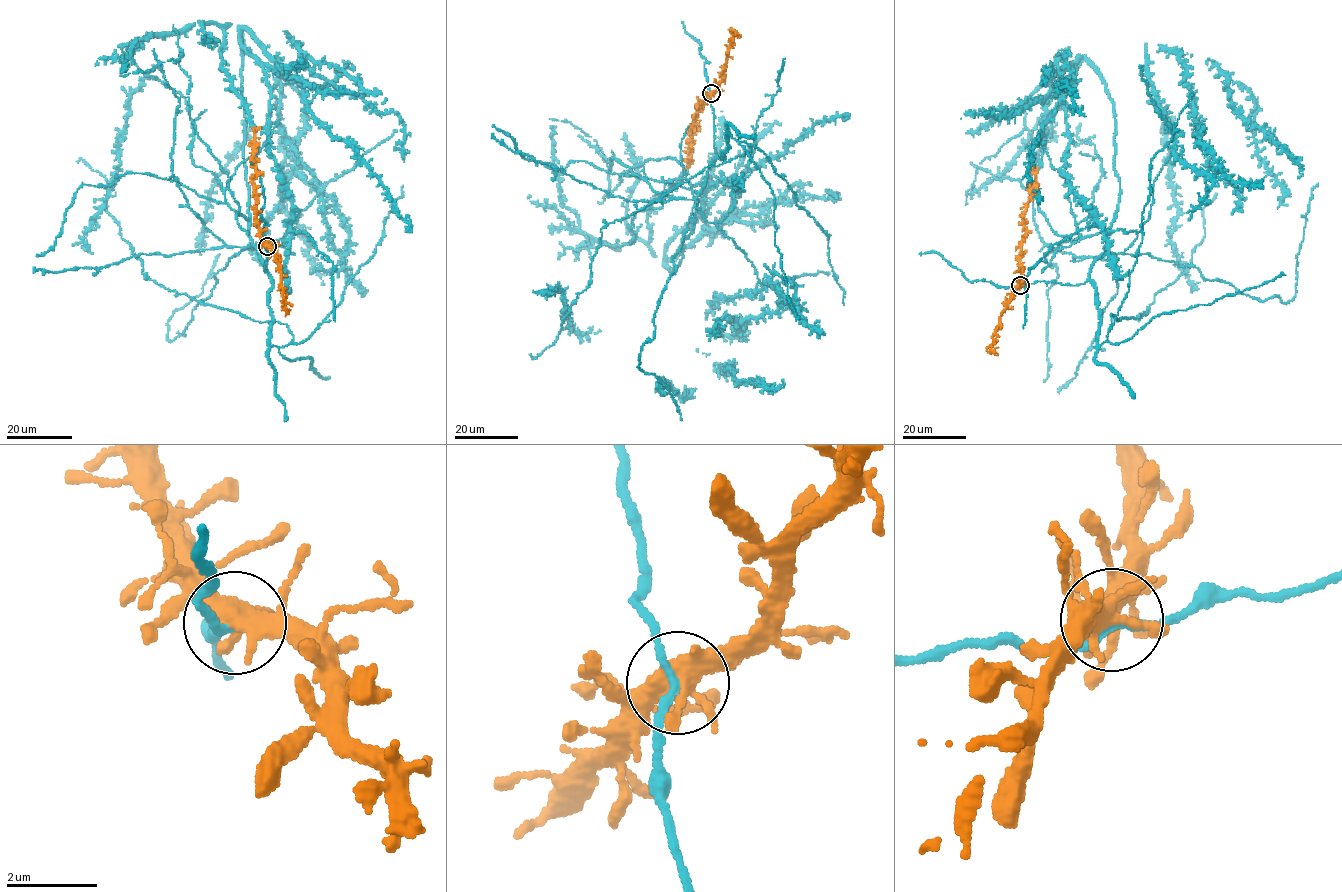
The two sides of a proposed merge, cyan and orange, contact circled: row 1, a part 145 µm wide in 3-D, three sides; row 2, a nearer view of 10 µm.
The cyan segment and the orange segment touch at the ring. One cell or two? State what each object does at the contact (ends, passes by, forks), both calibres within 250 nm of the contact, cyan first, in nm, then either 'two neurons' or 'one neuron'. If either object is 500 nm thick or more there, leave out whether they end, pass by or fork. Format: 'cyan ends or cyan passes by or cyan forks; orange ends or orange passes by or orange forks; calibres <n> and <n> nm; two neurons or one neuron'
cyan passes by; orange forks; calibres 150 and 400 nm; one neuron

